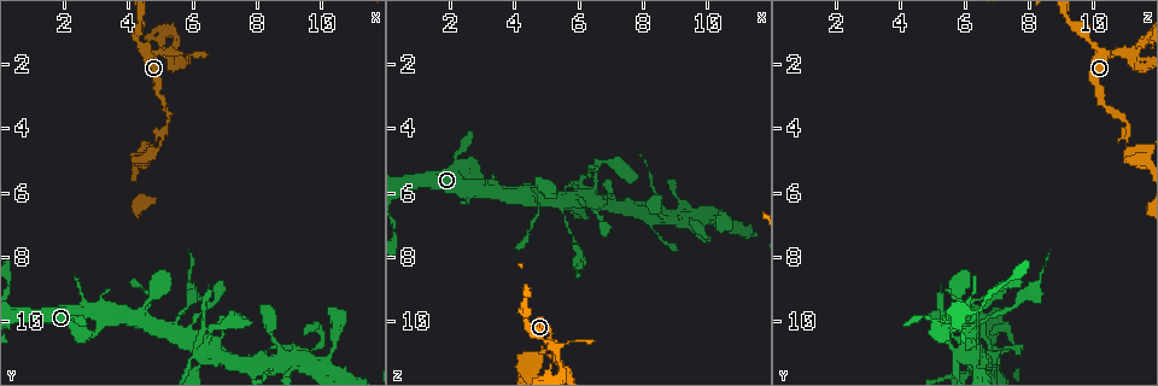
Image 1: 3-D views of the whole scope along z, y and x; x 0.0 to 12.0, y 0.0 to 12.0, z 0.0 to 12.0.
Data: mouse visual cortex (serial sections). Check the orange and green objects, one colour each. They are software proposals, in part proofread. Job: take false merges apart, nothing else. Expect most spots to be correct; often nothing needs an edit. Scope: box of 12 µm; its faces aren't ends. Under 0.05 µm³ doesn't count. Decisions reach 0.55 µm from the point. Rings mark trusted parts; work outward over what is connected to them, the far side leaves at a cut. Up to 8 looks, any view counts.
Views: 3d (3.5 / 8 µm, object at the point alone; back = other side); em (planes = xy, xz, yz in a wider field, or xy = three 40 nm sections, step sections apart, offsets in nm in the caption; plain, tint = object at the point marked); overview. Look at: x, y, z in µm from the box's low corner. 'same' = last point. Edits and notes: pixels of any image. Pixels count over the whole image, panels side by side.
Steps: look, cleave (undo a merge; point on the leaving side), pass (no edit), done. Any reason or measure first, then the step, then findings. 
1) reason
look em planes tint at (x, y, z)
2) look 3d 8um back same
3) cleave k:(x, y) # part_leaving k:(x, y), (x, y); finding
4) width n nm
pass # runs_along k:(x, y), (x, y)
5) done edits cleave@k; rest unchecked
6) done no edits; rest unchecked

look 3d 3.5um at (5.3, 1.6, 11.2)

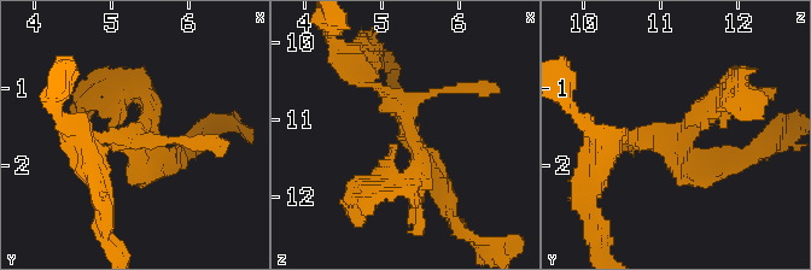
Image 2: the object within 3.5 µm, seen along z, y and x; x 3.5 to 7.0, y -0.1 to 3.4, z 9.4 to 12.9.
look em xy step 2 tint at (5.35, 1.55, 11.15)

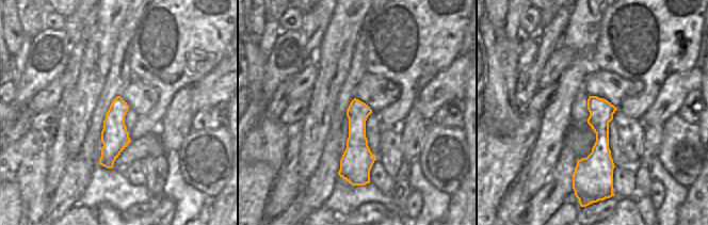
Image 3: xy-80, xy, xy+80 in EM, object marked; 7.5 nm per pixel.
another direction
look em planes tint same

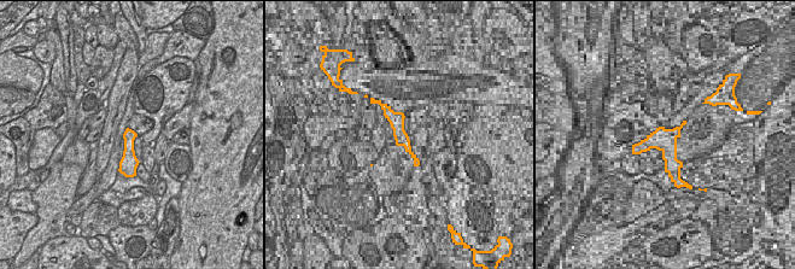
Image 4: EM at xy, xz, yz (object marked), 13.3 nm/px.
pass # runs_along 2:(612, 153), (680, 128), (723, 91); all the same cell

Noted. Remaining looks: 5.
thick turns thin
look 3d 3.5um back at (4.6, 4.9, 11.2)

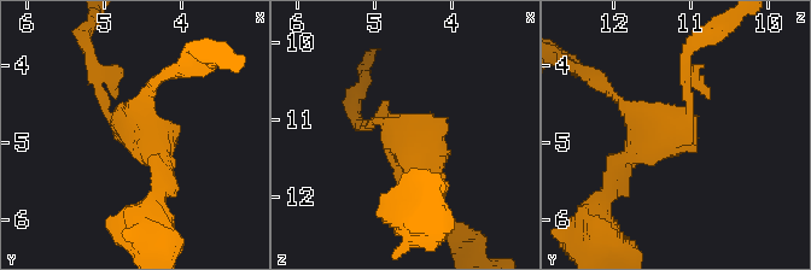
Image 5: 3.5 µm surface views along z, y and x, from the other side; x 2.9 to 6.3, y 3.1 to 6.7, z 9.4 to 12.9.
arms 3; arm_widths 150, 200, 300 nm
look em xy step 3 tint at (4.60, 4.80, 11.20)

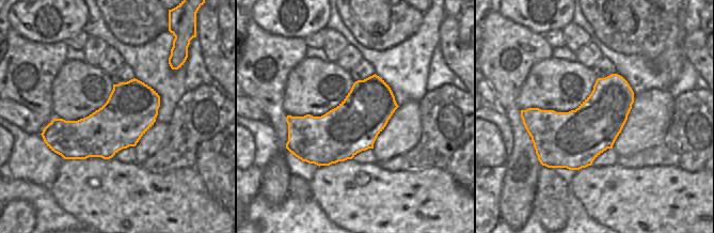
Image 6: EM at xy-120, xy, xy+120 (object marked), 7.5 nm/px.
width 380 nm
pass # runs_along 5:(686, 65), (689, 117), (616, 169); all the same cell

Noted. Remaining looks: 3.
small branch off a trunk
look 3d 3.5um at (6.4, 10.7, 5.9)

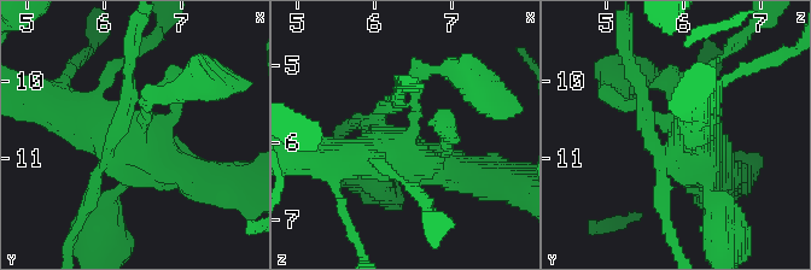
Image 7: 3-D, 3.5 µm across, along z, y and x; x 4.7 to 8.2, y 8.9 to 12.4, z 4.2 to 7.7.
look em planes tint at (6.45, 10.60, 5.95)

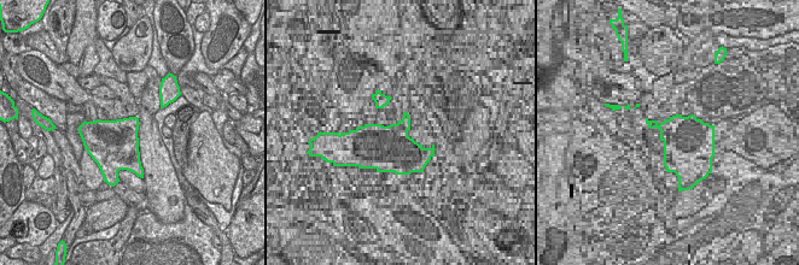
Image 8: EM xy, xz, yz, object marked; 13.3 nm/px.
width 600 nm
cleave 7:(663, 207) # part_leaving 7:(110, 156), (124, 115), (128, 48); a second cell is stuck on

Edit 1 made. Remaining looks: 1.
done edits cleave@7; rest unchecked

